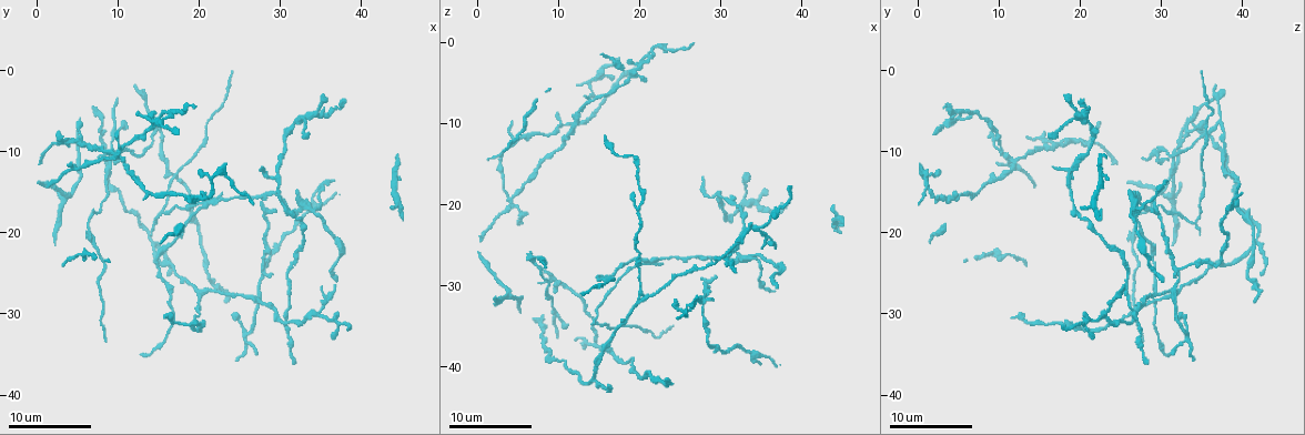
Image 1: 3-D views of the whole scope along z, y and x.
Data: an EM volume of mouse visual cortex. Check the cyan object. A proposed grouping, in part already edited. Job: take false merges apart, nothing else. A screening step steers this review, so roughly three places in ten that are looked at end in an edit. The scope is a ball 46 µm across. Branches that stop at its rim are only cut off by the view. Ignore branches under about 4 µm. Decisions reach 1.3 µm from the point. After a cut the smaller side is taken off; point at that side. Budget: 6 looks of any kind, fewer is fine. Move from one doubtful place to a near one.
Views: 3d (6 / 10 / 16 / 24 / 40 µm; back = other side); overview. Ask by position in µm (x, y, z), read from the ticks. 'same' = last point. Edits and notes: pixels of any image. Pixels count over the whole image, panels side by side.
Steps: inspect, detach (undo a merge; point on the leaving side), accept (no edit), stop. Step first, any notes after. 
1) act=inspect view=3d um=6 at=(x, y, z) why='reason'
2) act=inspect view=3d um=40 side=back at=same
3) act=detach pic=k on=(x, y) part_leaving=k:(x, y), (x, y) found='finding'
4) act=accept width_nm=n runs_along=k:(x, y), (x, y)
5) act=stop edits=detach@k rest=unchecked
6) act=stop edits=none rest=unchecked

act=inspect view=3d um=10 at=(10.0, 10.0, 29.0) why='small branch off a trunk'

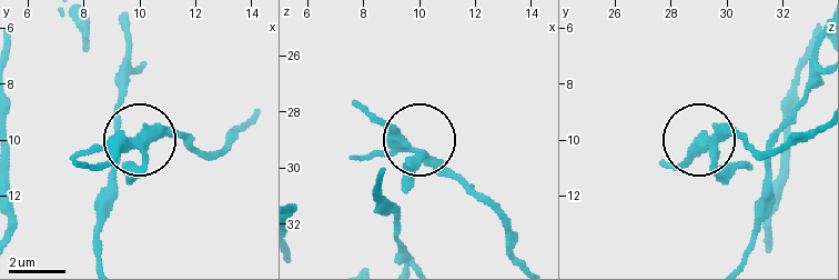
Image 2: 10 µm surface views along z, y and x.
act=accept found='one neuron here'

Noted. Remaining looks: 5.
act=inspect view=3d um=10 at=(20.5, 16.5, 27.0) why='side arm on a straight run'

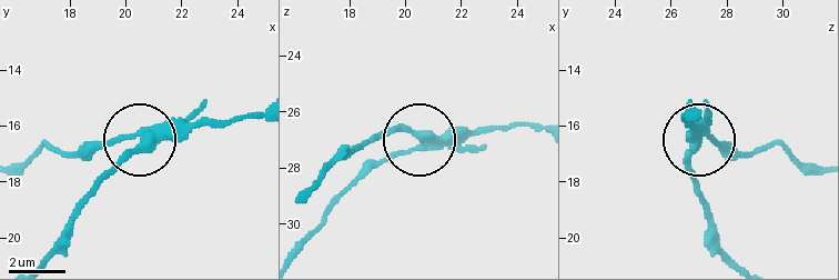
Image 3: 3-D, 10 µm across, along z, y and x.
act=detach pic=3 on=(201, 109) arms=3 part_leaving=3:(158, 126), (67, 154), (48, 147), (22, 169) found='a second neuron is stuck on'

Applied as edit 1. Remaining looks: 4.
act=inspect view=3d um=10 at=(20.5, 27.0, 31.5) why='a fork'

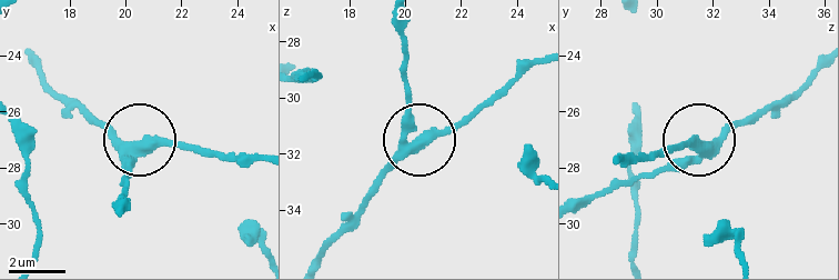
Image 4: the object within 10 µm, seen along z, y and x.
act=accept width_nm=350 runs_along=4:(820, 68), (684, 159), (629, 180) found='all the same neuron'

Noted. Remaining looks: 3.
act=stop edits=detach@3 rest=unchecked

